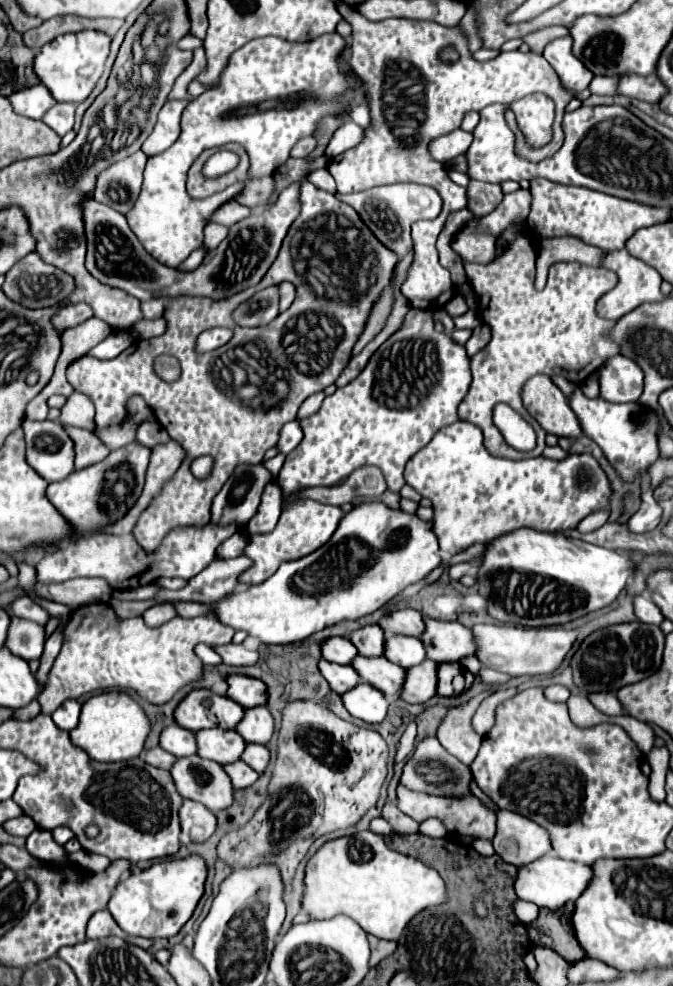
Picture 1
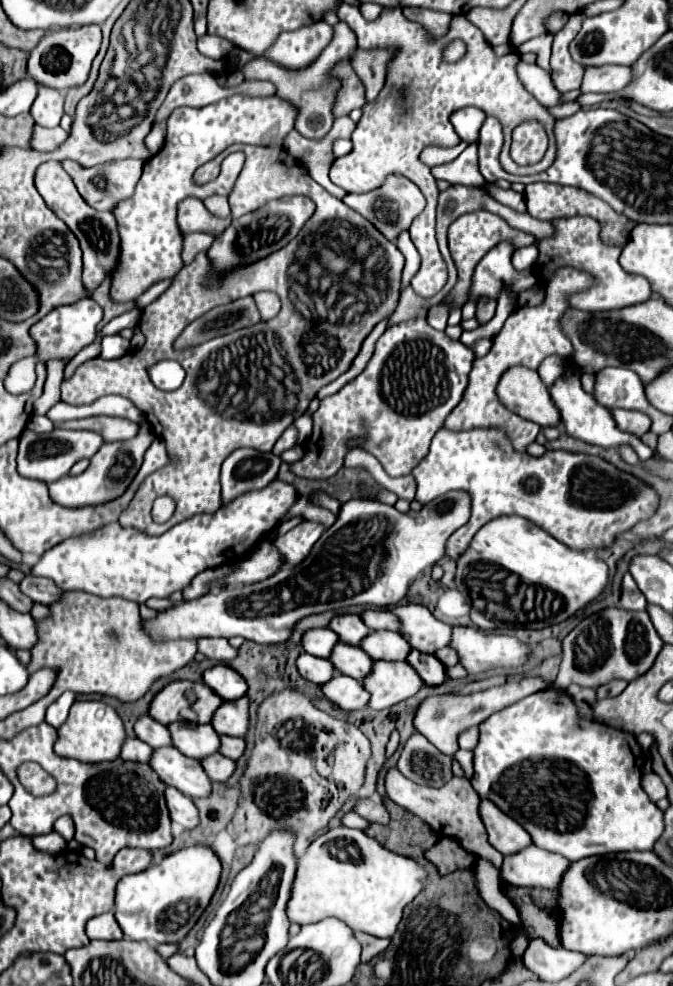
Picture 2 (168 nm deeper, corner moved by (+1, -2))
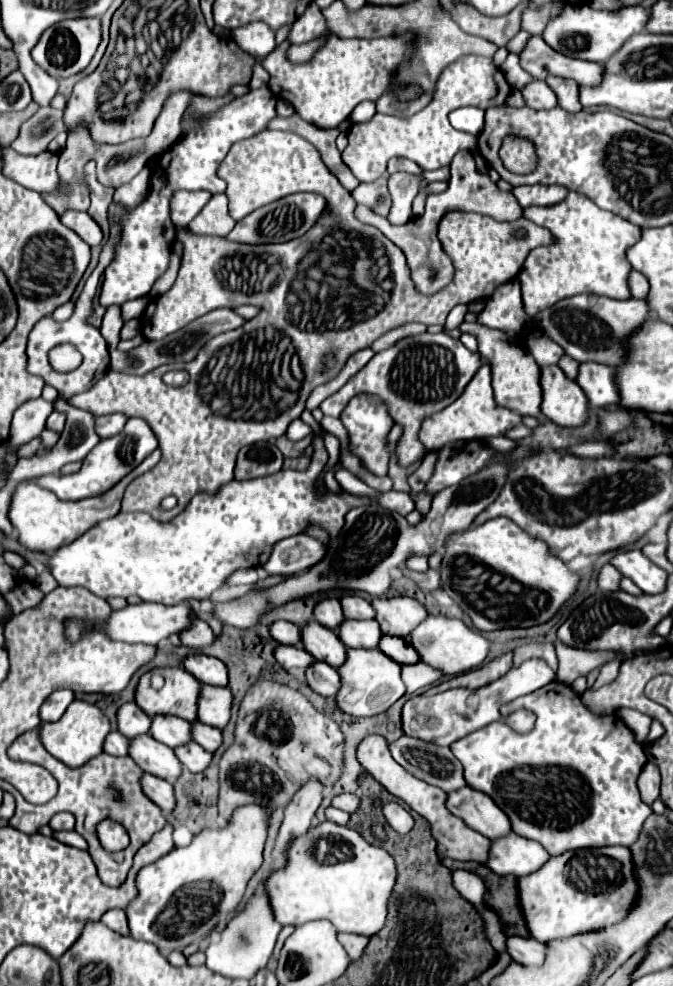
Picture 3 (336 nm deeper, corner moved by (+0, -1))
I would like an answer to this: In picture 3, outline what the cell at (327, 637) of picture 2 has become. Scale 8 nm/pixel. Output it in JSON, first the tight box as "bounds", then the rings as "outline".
{"bounds":[270,620,302,646],"outline":[[[278,620],[276,624],[272,624],[270,632],[274,634],[274,638],[280,644],[290,644],[290,646],[298,646],[302,642],[302,630],[300,626],[286,622],[286,620]]]}

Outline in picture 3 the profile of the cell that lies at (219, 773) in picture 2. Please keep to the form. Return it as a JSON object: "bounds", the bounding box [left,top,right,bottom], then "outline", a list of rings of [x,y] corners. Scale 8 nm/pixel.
{"bounds":[174,742,212,772],"outline":[[[188,742],[186,746],[180,746],[174,750],[178,754],[178,760],[190,770],[190,772],[204,772],[212,764],[212,754],[206,752],[200,744]]]}

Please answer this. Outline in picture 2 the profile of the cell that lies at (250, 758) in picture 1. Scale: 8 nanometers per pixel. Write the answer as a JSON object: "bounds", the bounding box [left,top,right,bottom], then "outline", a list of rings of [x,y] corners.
{"bounds":[221,735,245,759],"outline":[[[221,735],[221,755],[229,757],[229,759],[239,759],[245,751],[245,741],[241,737],[229,737],[229,735]]]}

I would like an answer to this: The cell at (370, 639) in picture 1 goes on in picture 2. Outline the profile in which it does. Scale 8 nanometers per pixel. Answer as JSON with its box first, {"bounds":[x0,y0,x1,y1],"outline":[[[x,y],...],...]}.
{"bounds":[329,615,371,645],"outline":[[[335,615],[331,621],[329,621],[329,629],[337,633],[337,637],[343,641],[343,643],[349,643],[349,645],[359,645],[359,641],[371,633],[369,627],[365,627],[365,623],[361,619],[357,619],[357,615]]]}

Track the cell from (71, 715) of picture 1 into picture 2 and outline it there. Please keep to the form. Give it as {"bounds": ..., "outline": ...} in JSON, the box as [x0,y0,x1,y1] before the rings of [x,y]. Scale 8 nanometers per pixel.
{"bounds":[45,691,75,727],"outline":[[[65,691],[57,701],[53,701],[49,707],[47,707],[47,715],[45,715],[45,721],[53,727],[59,727],[65,723],[67,715],[69,715],[69,709],[75,701],[75,693],[73,691]]]}

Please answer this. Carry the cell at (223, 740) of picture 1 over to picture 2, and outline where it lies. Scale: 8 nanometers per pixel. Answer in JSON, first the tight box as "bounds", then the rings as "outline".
{"bounds":[167,721,219,759],"outline":[[[177,721],[169,723],[167,729],[173,735],[173,747],[177,747],[187,757],[201,759],[219,751],[219,737],[211,725]]]}

